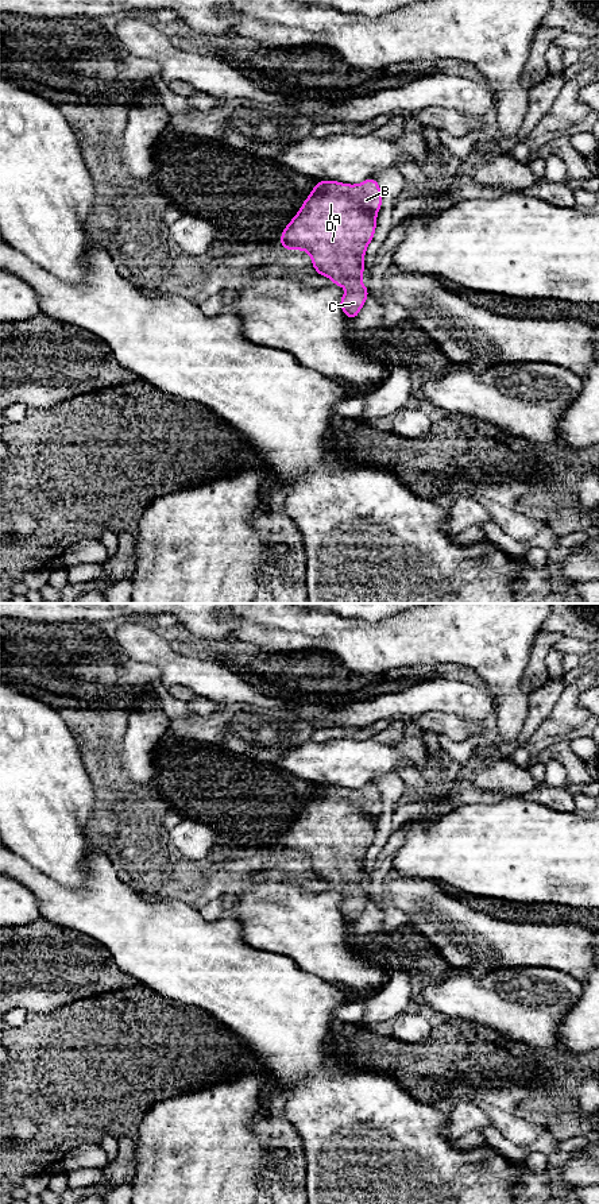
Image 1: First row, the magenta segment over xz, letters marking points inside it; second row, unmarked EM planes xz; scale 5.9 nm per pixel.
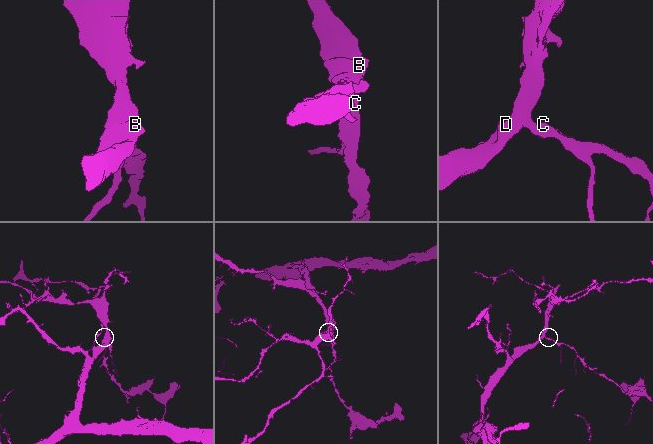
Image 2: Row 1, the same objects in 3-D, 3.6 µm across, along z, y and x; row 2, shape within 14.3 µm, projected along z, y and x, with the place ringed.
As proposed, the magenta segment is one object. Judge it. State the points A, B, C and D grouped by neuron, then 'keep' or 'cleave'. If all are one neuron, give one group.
A B C D | keep

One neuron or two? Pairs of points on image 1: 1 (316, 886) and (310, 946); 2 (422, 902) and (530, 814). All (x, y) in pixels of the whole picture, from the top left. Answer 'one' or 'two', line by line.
1: two
2: two

